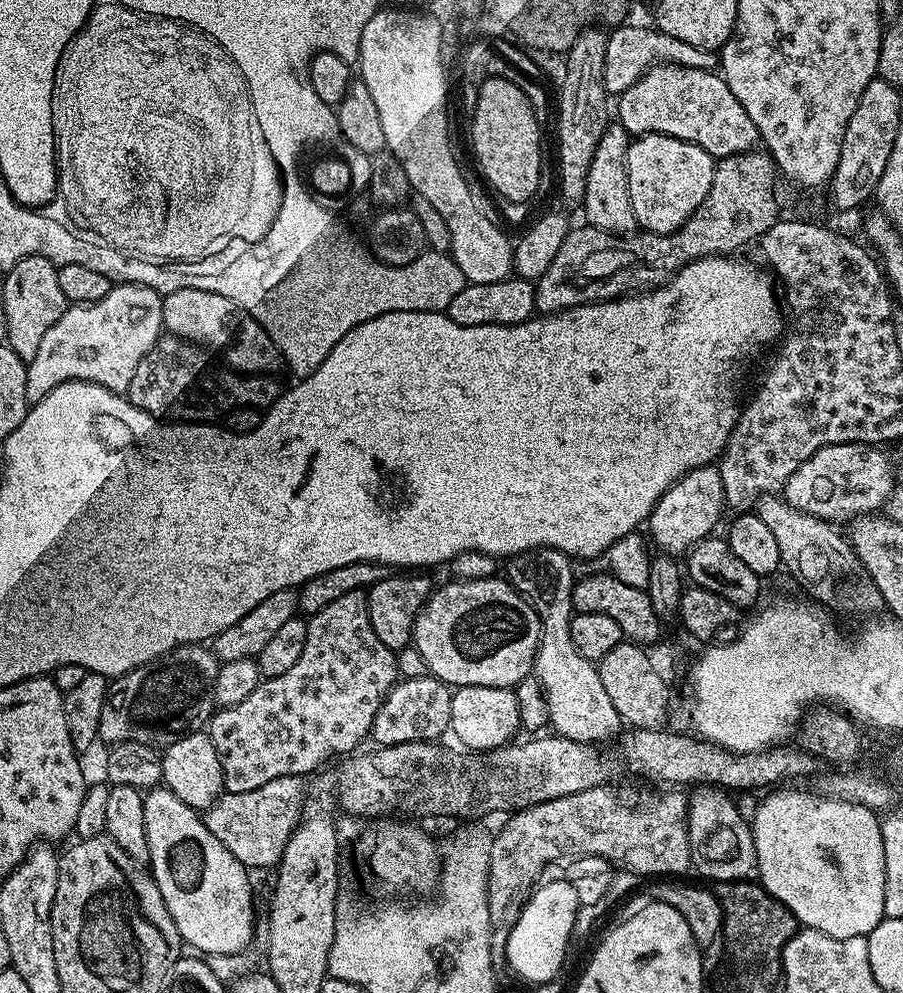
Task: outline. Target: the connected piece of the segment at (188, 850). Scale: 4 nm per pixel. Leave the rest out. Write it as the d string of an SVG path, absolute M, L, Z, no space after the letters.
M157 786L147 789L144 798L144 825L148 839L150 871L153 878L156 879L156 885L162 894L162 898L166 902L166 910L170 910L170 918L174 918L174 926L178 930L181 941L187 947L189 944L190 947L197 948L200 951L197 953L208 958L213 958L212 956L236 956L239 952L246 951L248 943L252 940L252 880L248 877L251 876L249 869L245 868L242 862L238 862L238 858L234 858L234 854L230 854L230 850L226 850L226 846L222 846L222 842L218 842L218 838L214 838L214 834L210 834L210 830L204 824L203 815L197 809L186 806L186 802L182 802L182 798L178 798L178 794L174 794L169 788Z

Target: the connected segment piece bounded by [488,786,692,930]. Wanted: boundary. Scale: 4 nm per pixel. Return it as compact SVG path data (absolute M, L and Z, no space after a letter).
M597 786L513 811L509 815L512 817L501 826L500 833L491 838L488 849L488 905L493 929L509 930L518 922L519 914L530 893L537 887L544 867L555 860L564 862L569 858L600 856L617 869L627 870L640 878L676 878L679 872L689 871L692 868L692 847L688 837L688 796L680 790L664 791L668 792L636 805L632 800L619 800L608 786Z

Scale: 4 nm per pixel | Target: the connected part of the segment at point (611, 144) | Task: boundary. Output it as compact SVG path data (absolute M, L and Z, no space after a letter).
M618 122L609 123L602 138L598 142L598 150L594 150L594 158L590 162L588 176L584 180L584 198L582 209L589 225L603 232L610 232L614 236L626 236L637 231L638 225L634 218L634 210L630 206L630 178L626 174L626 158L630 137L628 132Z

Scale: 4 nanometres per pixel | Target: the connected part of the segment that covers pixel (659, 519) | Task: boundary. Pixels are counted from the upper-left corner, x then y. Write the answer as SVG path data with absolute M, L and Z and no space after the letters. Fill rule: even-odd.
M707 464L698 470L690 470L654 506L646 521L647 535L651 543L656 544L661 553L687 553L700 540L706 540L717 531L716 523L720 515L726 512L724 502L724 487L719 467ZM652 535L652 536L651 536ZM656 543L656 544L655 544Z

